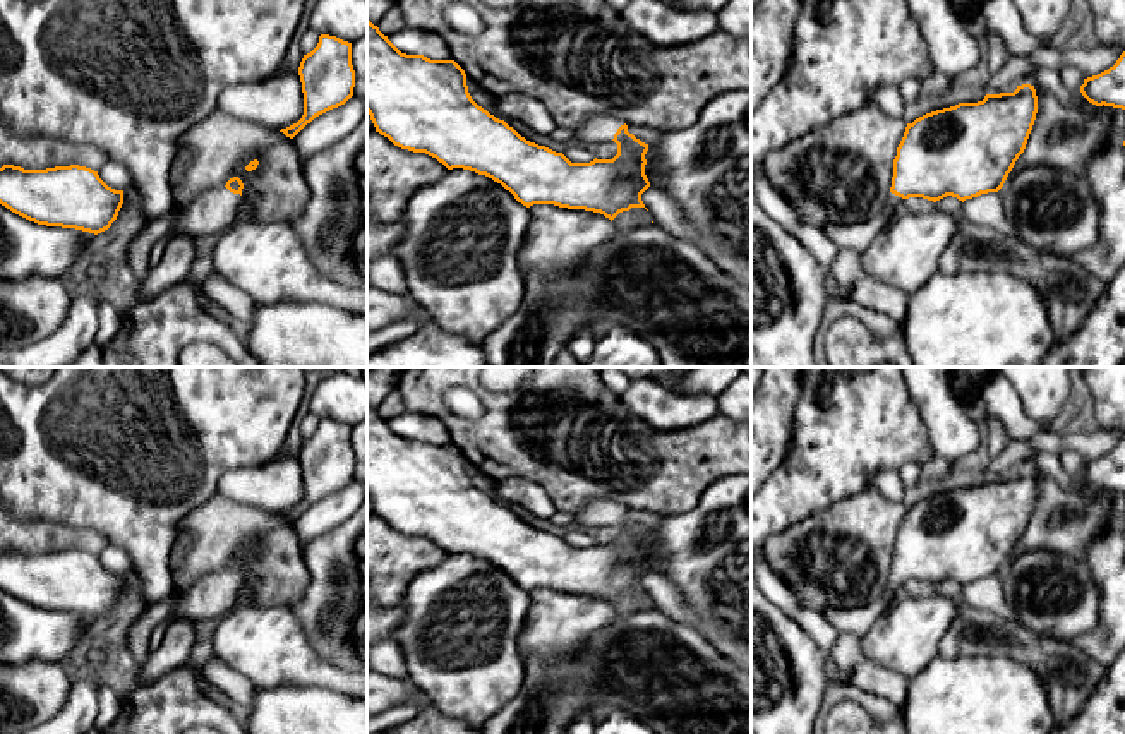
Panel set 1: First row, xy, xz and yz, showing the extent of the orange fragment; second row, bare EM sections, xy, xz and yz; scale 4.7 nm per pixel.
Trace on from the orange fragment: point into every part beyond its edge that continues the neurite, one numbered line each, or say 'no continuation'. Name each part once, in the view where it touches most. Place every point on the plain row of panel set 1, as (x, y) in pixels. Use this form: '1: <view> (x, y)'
1: xz (599, 513)

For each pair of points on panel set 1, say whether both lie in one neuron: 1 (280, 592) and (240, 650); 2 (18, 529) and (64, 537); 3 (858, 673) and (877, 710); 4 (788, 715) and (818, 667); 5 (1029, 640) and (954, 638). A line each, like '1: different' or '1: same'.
1: different
2: same
3: different
4: same
5: same

